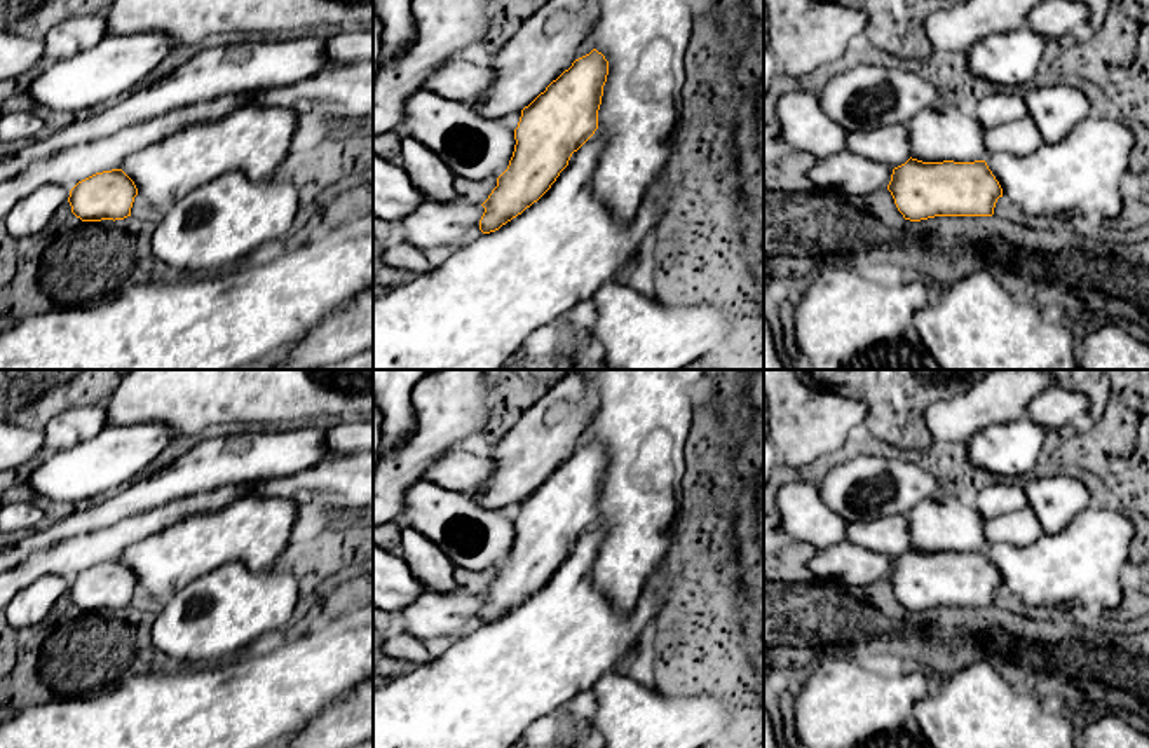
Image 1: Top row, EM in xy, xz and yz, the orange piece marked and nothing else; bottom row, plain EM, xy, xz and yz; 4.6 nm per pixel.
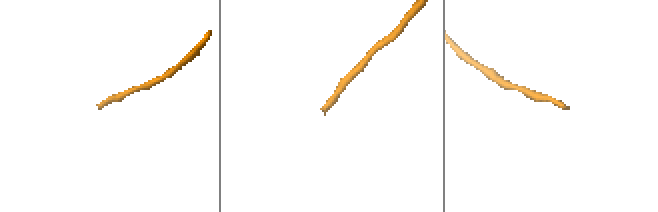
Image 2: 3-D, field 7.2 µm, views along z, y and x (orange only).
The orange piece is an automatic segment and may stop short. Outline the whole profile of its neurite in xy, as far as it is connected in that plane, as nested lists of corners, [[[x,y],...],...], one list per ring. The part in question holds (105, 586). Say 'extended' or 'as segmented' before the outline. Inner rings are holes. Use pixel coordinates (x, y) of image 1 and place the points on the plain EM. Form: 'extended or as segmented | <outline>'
extended | [[[246,495],[124,549],[119,560],[78,572],[68,593],[82,612],[124,610],[136,586],[167,603],[197,577],[241,561],[253,572],[274,568],[288,547],[298,506],[277,497]]]

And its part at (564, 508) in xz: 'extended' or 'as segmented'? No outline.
extended

